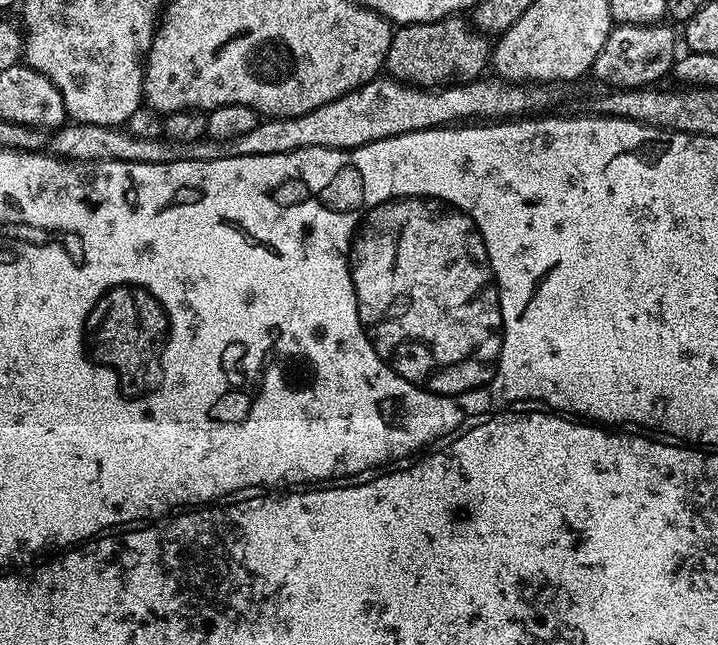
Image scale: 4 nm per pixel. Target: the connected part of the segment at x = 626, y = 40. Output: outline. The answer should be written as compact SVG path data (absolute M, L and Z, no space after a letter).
M667 23L659 24L616 24L612 33L608 36L606 46L598 54L594 65L594 76L597 76L607 87L612 90L617 89L647 89L655 85L655 80L660 80L664 75L673 71L678 59L676 52L676 40L678 44L678 32L672 28L667 28Z

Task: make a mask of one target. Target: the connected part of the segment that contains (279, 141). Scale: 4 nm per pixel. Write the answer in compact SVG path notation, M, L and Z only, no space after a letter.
M377 78L369 84L363 84L352 92L347 92L342 98L320 106L318 110L310 110L310 114L302 114L294 118L264 118L260 125L242 138L233 140L195 140L194 142L178 142L167 138L138 138L123 127L90 126L75 122L65 123L63 128L57 128L50 136L50 152L53 156L61 156L64 160L78 162L146 162L147 164L165 164L175 160L213 160L223 156L261 156L262 154L286 154L303 148L357 148L382 138L397 136L403 132L417 132L427 128L442 128L455 125L457 122L472 122L477 118L494 122L499 118L518 118L523 114L532 114L535 108L552 110L564 96L565 89L558 84L511 84L508 80L499 78L481 78L471 80L468 84L449 84L443 88L418 88L414 84L406 84L403 80Z

